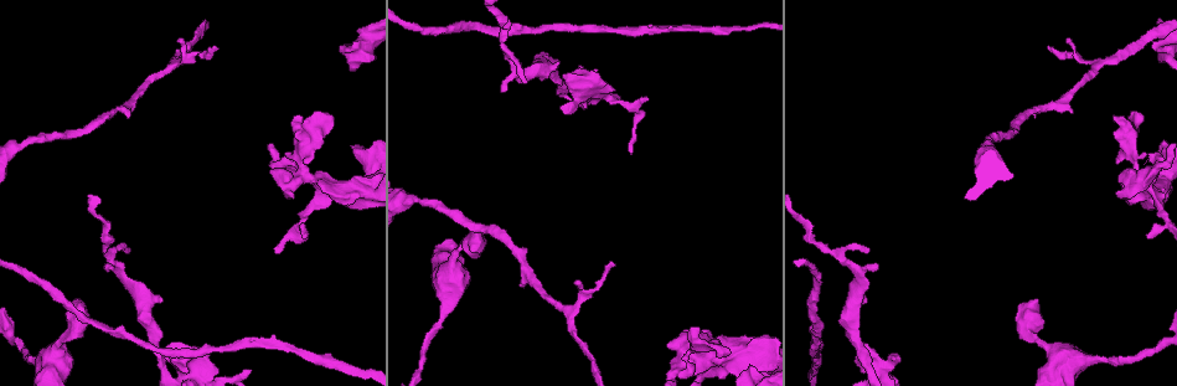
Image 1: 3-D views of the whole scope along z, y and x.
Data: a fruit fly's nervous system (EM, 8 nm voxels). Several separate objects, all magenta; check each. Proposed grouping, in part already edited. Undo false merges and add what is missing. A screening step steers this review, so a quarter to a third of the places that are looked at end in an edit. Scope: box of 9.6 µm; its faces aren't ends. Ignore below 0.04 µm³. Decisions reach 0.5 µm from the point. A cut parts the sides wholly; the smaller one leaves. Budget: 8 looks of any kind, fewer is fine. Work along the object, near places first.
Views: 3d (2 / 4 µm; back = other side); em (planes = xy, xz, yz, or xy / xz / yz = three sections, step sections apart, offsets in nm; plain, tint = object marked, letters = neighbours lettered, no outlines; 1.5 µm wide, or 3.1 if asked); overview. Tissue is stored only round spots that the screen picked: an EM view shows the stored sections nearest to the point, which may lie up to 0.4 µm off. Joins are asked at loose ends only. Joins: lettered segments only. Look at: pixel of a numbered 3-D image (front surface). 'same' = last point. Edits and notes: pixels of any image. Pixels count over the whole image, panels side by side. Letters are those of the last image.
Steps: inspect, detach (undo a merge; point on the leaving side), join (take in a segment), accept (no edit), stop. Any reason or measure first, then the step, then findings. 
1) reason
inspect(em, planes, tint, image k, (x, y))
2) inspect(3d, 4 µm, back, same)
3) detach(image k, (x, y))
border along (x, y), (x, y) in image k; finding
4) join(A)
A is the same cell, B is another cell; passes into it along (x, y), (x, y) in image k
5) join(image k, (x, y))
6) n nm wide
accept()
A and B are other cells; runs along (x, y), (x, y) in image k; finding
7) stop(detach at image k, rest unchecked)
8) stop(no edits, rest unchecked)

inspect(3d, 4 µm, image 1, (613, 267))

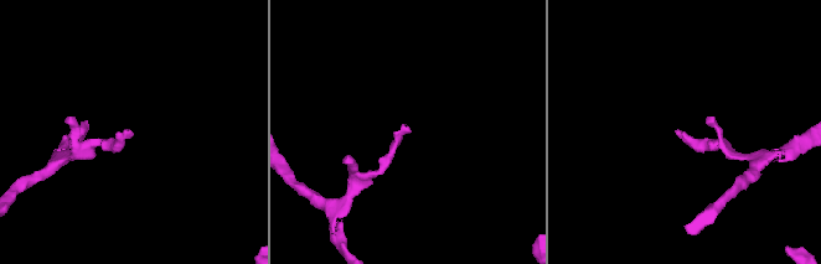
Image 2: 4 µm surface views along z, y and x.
inspect(em, xz, step 8, tint, image 2, (131, 133))

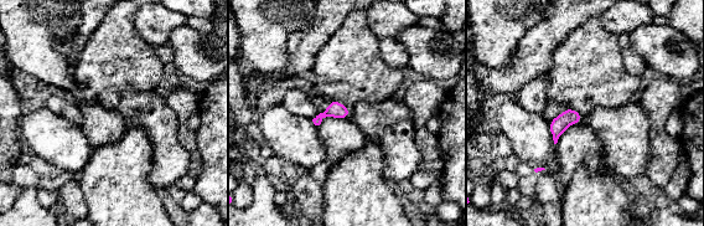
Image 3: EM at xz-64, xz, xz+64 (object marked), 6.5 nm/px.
inspect(em, yz, step 8, letters, same)

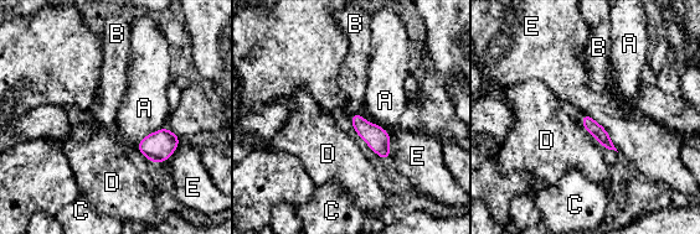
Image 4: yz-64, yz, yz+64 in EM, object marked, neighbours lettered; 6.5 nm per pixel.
accept()
A, B, C, D and E are other cells; border along (583, 113), (603, 128), (618, 151) in image 4; none of them fits

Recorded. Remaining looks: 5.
tapers out
inspect(3d, 4 µm, image 1, (306, 235))

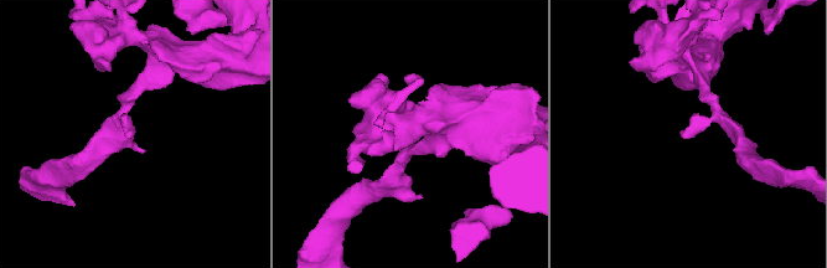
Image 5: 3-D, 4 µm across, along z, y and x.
inspect(em, planes, plain, image 5, (128, 134))

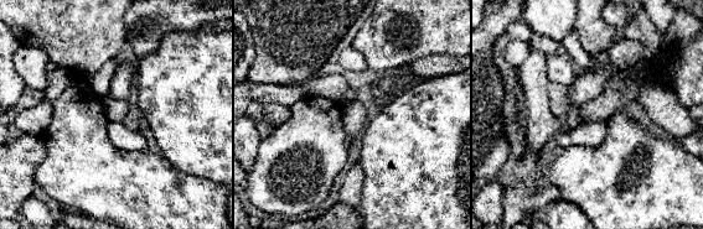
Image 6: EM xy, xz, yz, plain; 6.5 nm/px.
what lies round it
inspect(em, planes, letters, same)

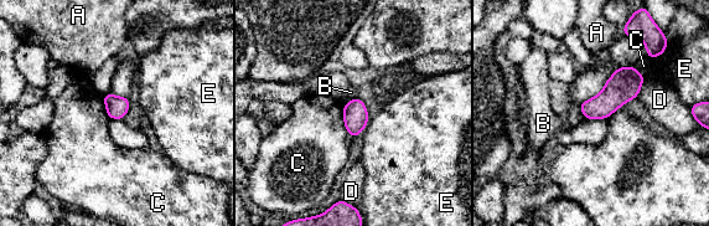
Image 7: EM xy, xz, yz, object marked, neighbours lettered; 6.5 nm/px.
140 nm wide; C touches over 240 nm
accept()
A, B, C, D and E are other cells; none of them fits

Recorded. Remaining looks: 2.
stop(no edits, rest unchecked)

